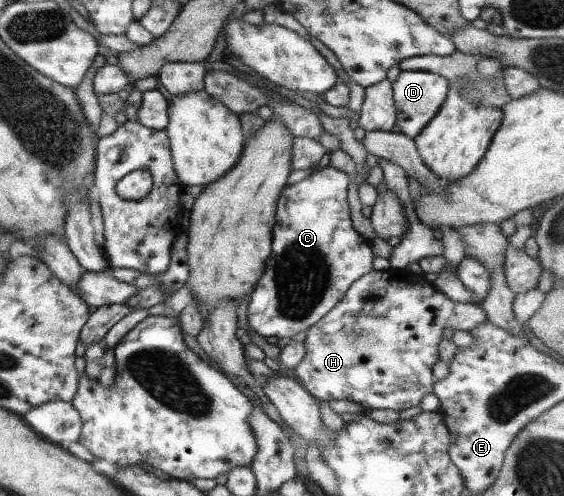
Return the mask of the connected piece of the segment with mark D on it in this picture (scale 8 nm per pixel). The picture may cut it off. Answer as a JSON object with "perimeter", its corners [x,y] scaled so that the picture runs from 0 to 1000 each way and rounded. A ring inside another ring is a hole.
{"perimeter":[[[711,141],[702,161],[693,165],[697,181],[697,208],[702,224],[699,262],[725,274],[729,280],[745,266],[759,242],[777,222],[782,206],[787,206],[796,163],[777,149],[732,141]]]}

